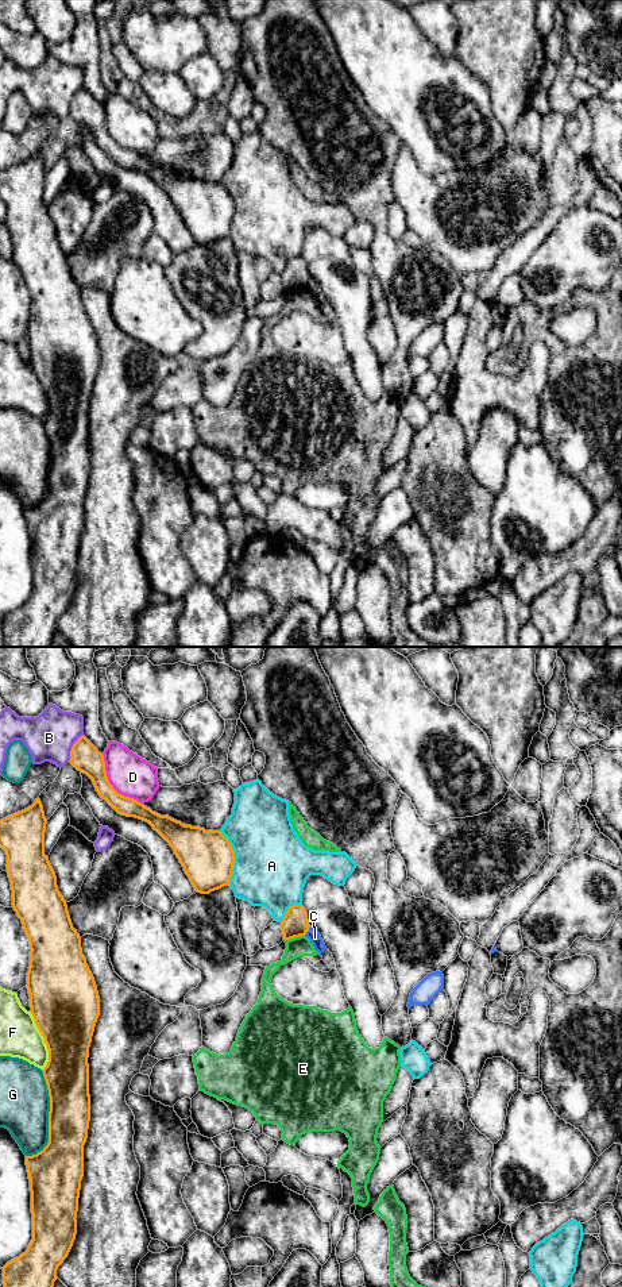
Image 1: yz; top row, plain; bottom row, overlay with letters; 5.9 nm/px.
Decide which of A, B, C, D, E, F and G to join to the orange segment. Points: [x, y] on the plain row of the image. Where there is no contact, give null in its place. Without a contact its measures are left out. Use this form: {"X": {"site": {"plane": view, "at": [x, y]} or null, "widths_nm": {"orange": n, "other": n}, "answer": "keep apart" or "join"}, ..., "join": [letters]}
{"A": {"site": {"plane": "yz", "at": [235, 208]}, "widths_nm": {"orange": 320, "other": 440}, "answer": "keep apart"}, "B": {"site": {"plane": "yz", "at": [72, 99]}, "widths_nm": {"orange": 170, "other": 280}, "answer": "keep apart"}, "C": {"site": {"plane": "yz", "at": [308, 281]}, "widths_nm": {"orange": 160, "other": 70}, "answer": "keep apart"}, "D": {"site": {"plane": "yz", "at": [111, 137]}, "widths_nm": {"orange": 170, "other": 240}, "answer": "keep apart"}, "E": {"site": {"plane": "yz", "at": [294, 288]}, "widths_nm": {"orange": 160, "other": 130}, "answer": "keep apart"}, "F": {"site": {"plane": "yz", "at": [45, 393]}, "widths_nm": {"orange": 400, "other": 240}, "answer": "keep apart"}, "G": {"site": {"plane": "yz", "at": [49, 470]}, "widths_nm": {"orange": 260, "other": 300}, "answer": "keep apart"}, "join": []}

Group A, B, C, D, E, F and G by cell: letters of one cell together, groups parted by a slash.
A / B / C / D / E / F / G

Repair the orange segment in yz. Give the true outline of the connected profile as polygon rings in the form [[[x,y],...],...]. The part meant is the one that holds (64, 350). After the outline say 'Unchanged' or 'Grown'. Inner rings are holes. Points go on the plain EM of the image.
[[[39,150],[27,161],[0,172],[0,200],[7,207],[12,259],[22,271],[30,293],[27,340],[31,366],[49,401],[49,413],[43,420],[43,428],[50,448],[49,494],[36,506],[26,508],[31,543],[32,592],[24,605],[3,619],[4,647],[51,647],[54,633],[58,631],[57,621],[67,609],[76,592],[76,570],[84,528],[84,497],[90,473],[88,409],[94,378],[100,367],[100,348],[94,330],[82,307],[81,289],[73,280],[66,253],[57,238],[55,224],[45,207],[46,176],[47,172]]]. Unchanged

